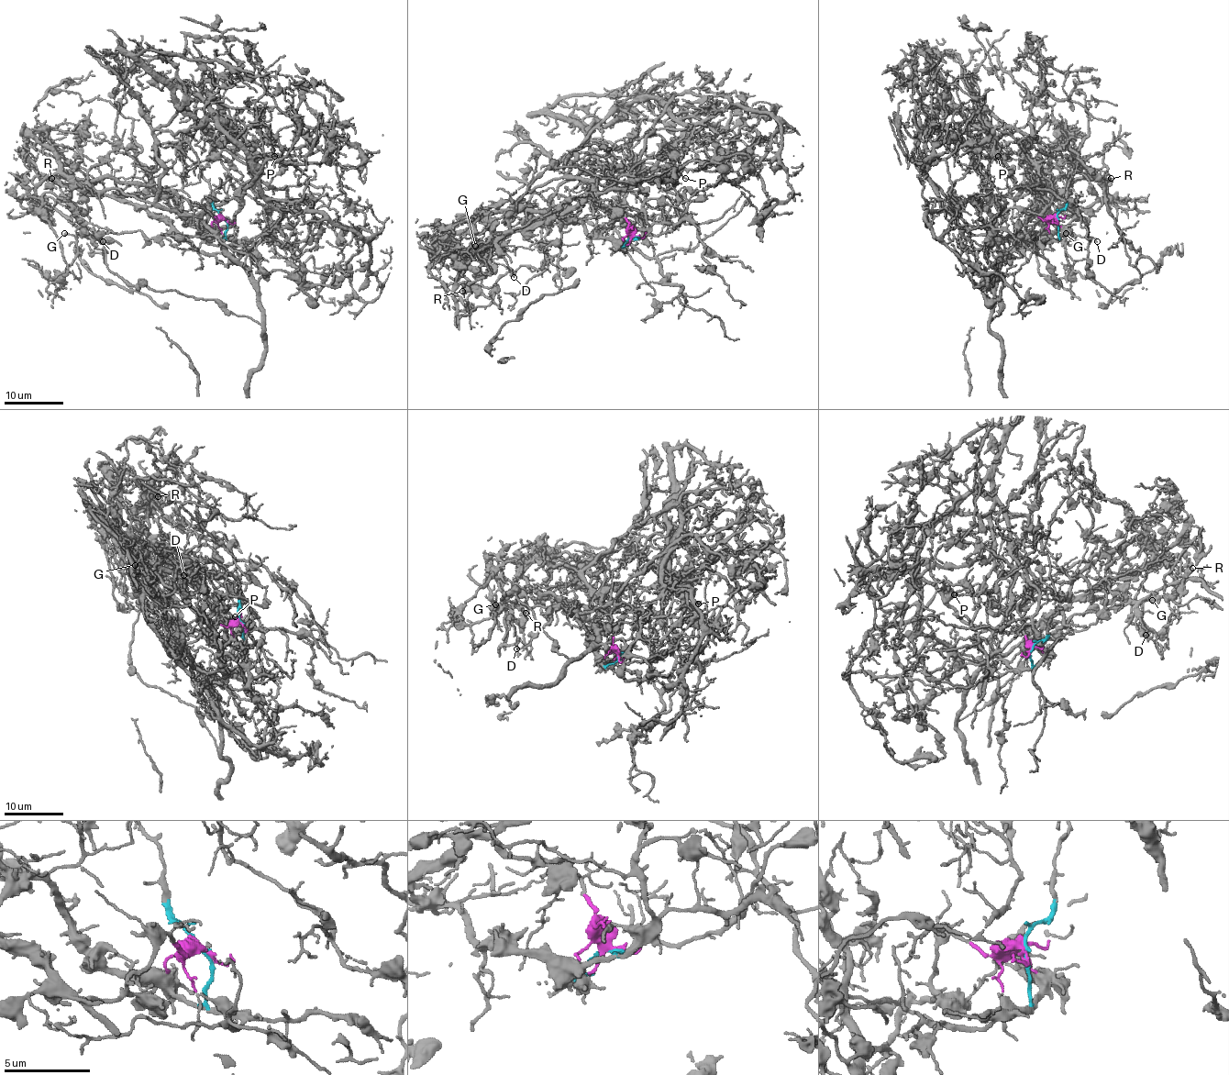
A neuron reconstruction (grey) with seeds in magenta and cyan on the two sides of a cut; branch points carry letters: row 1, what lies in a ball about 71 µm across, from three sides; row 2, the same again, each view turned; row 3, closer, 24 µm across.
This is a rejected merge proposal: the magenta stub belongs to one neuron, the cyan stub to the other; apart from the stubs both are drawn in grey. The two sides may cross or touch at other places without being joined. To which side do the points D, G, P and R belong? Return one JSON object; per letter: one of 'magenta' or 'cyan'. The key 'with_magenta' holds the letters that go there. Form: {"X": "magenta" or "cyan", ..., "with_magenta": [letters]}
{"D": "cyan", "G": "cyan", "P": "magenta", "R": "cyan", "with_magenta": ["P"]}

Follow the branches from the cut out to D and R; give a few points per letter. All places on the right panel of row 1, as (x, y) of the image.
D: (1056, 218), (1059, 238), (1013, 248), (1019, 236), (1024, 238), (1032, 230), (1062, 230), (1096, 242)
R: (1056, 218), (1059, 238), (1013, 248), (1032, 230), (1050, 233), (1067, 226), (1103, 199), (1111, 178)

